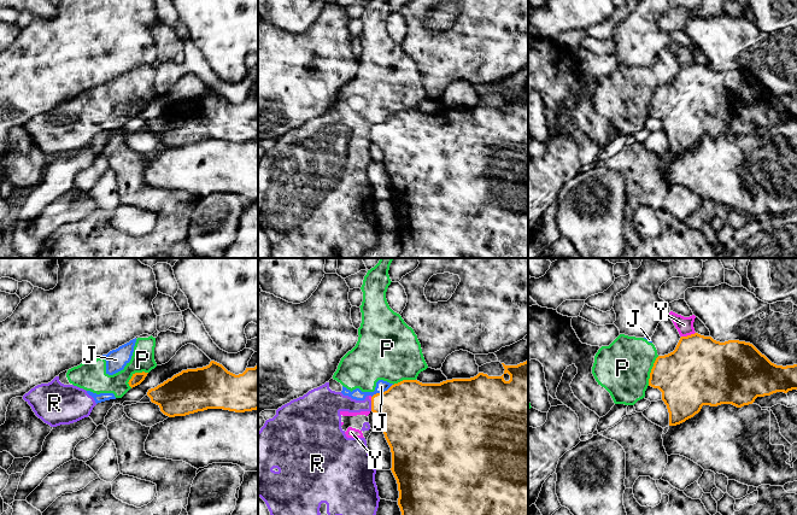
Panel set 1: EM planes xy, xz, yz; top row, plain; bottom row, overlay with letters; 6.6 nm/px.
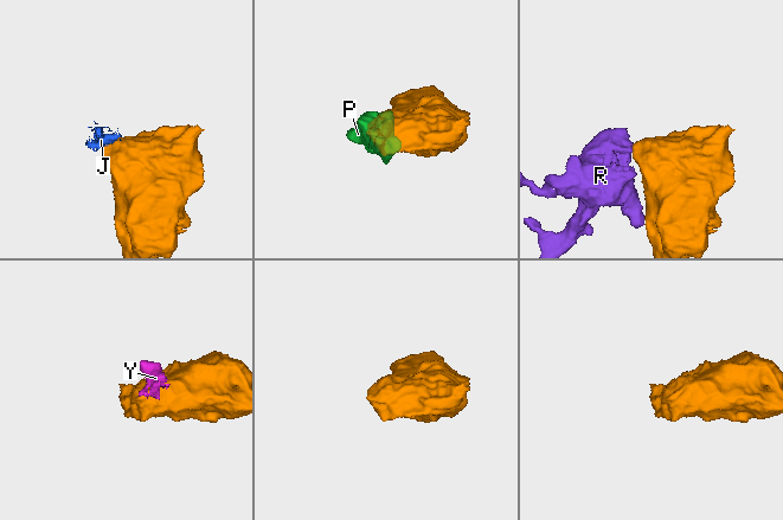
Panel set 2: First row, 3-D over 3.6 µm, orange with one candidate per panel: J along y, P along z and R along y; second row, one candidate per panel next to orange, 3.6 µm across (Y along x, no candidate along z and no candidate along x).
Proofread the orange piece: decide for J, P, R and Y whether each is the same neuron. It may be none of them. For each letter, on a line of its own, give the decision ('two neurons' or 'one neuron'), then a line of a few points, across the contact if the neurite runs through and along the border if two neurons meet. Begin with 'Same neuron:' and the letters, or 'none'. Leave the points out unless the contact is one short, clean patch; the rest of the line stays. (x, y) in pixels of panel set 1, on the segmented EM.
Same neuron: none
J: two neurons | xz (392, 384), (371, 397)
P: two neurons | yz (658, 356), (651, 369), (648, 385)
R: two neurons | xz (370, 401), (371, 410)
Y: two neurons | yz (695, 332), (681, 337)

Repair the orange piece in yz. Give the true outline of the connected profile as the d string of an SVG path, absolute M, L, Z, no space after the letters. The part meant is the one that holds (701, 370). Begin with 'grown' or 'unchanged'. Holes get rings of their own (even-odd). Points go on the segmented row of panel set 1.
unchanged; M695 333L681 336L673 352L656 358L649 386L662 392L669 426L676 426L698 414L703 405L732 404L742 408L752 404L757 397L797 390L797 364L777 365L750 343L720 343Z

